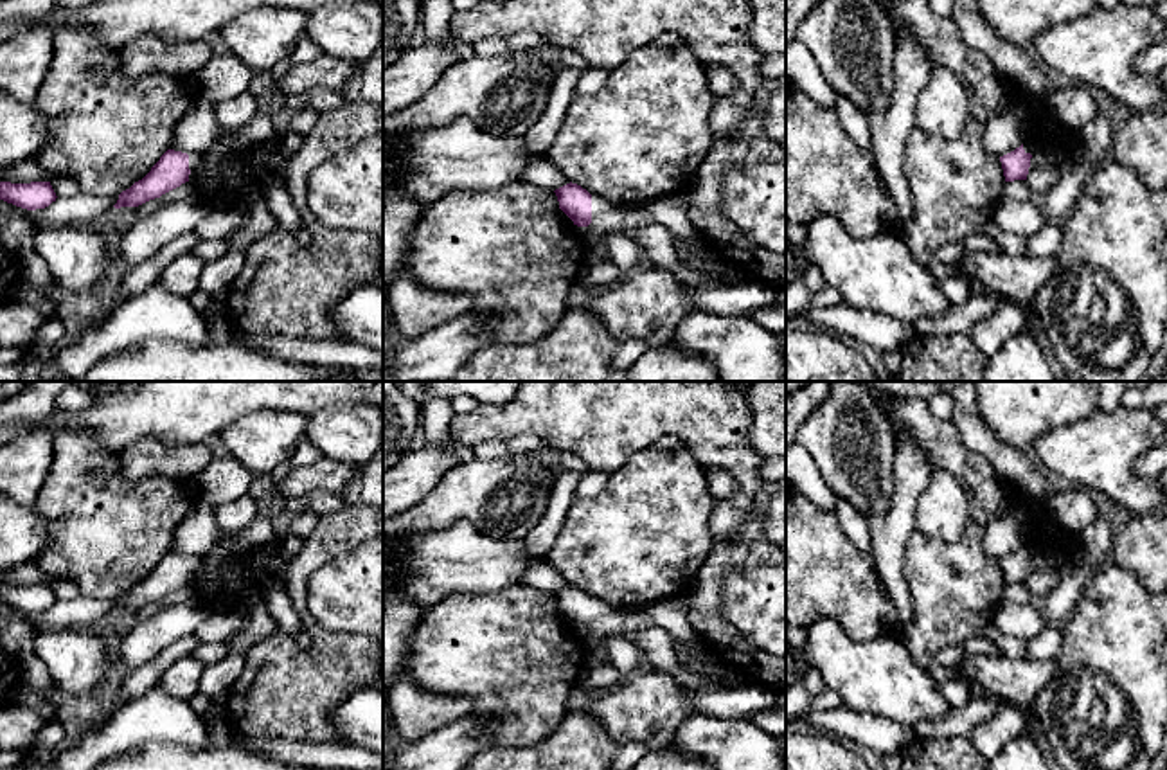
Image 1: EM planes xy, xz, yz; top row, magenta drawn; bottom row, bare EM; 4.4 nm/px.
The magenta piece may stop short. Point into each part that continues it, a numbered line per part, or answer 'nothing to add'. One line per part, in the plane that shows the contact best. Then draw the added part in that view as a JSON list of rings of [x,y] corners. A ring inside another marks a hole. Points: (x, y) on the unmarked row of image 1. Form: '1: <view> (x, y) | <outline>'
1: xz (671, 614) | [[[687,594],[658,599],[644,608],[619,608],[601,599],[592,599],[592,626],[586,630],[588,637],[629,637],[642,628],[662,628],[669,633],[671,640],[701,655],[712,655],[689,621]]]

